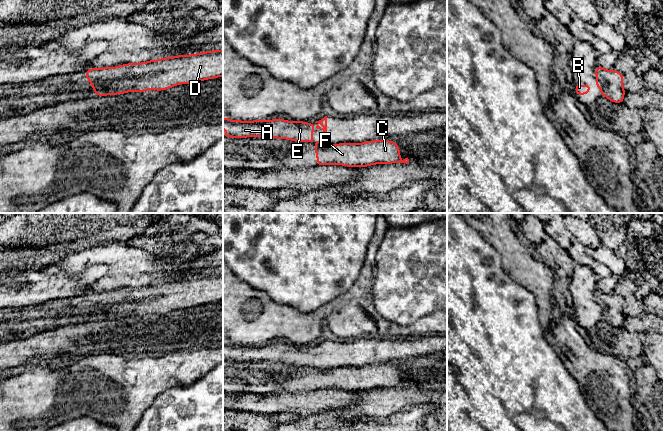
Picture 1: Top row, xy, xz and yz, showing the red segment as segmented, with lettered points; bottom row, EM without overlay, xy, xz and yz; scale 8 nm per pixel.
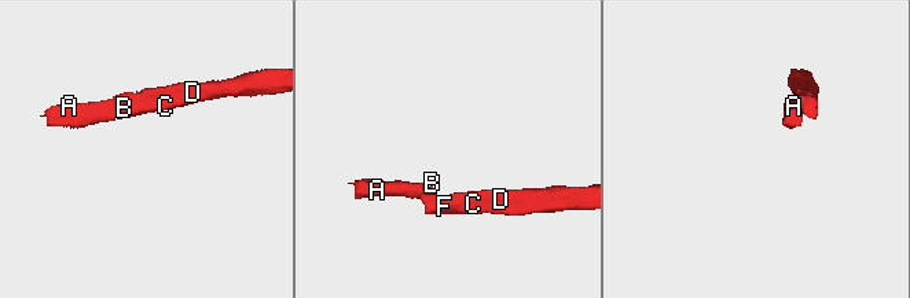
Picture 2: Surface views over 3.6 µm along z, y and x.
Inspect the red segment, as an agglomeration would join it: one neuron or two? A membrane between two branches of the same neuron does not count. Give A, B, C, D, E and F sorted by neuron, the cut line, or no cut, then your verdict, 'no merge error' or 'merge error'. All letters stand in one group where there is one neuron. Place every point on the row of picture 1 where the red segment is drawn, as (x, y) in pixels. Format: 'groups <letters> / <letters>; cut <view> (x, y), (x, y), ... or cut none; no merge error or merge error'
groups A B E / C D F; cut yz (596, 77), (602, 86), (602, 94); merge error

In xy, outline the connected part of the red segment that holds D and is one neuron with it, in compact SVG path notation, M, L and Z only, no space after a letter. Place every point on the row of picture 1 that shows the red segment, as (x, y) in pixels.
M223 50L179 55L142 63L121 64L118 67L90 68L85 77L95 90L94 96L124 94L127 92L162 91L179 84L189 84L223 76Z

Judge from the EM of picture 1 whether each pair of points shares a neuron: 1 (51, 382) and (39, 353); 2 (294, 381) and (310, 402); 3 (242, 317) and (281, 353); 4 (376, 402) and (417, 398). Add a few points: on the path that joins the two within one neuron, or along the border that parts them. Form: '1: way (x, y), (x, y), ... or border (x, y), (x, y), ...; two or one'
1: border (44, 362), (33, 362), (26, 365); two
2: border (316, 389), (294, 393), (278, 391); two
3: border (239, 343), (263, 344); two
4: way (386, 401), (396, 398), (407, 398); one

